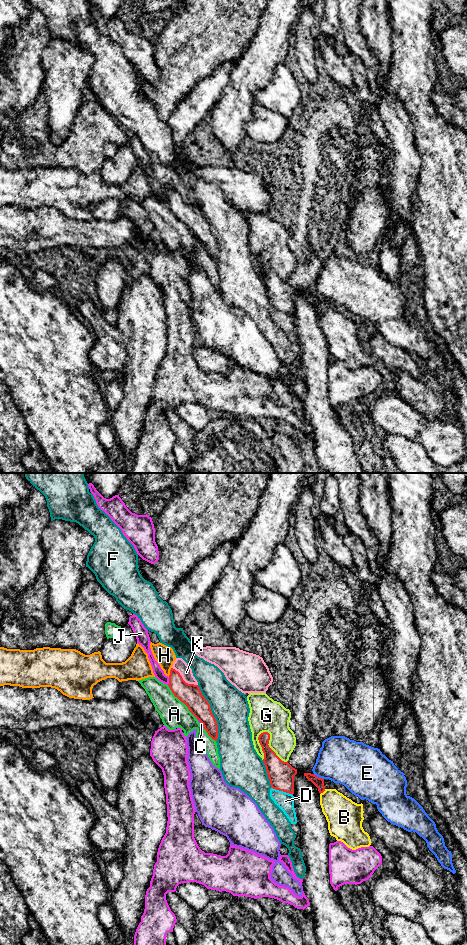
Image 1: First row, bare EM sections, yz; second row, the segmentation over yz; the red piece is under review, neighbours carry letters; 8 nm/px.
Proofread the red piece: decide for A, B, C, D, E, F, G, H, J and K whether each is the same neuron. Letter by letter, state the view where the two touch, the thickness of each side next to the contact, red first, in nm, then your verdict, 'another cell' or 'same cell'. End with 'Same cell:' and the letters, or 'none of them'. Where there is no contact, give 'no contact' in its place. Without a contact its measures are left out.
A: yz | 170/220 nm | another cell
B: yz | 80/280 nm | another cell
C: yz | 170/20 nm | another cell
D: yz | 220/140 nm | another cell
E: yz | 80/360 nm | another cell
F: yz | 170/300 nm | another cell
G: yz | 220/280 nm | another cell
H: yz | 170/160 nm | another cell
J: yz | 170/80 nm | another cell
K: yz | 170/100 nm | another cell
Same cell: none of them

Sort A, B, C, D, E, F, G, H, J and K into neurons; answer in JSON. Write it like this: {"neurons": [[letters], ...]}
{"neurons": [["A"], ["B"], ["C"], ["D"], ["E"], ["F"], ["G"], ["H", "K"], ["J"]]}

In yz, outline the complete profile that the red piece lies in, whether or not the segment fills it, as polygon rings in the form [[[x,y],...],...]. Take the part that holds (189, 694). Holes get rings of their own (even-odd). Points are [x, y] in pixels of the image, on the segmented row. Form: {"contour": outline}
{"contour": [[[173,668],[170,670],[168,686],[174,696],[184,703],[189,711],[203,724],[208,735],[217,741],[217,721],[199,686],[186,683],[180,673]]]}

